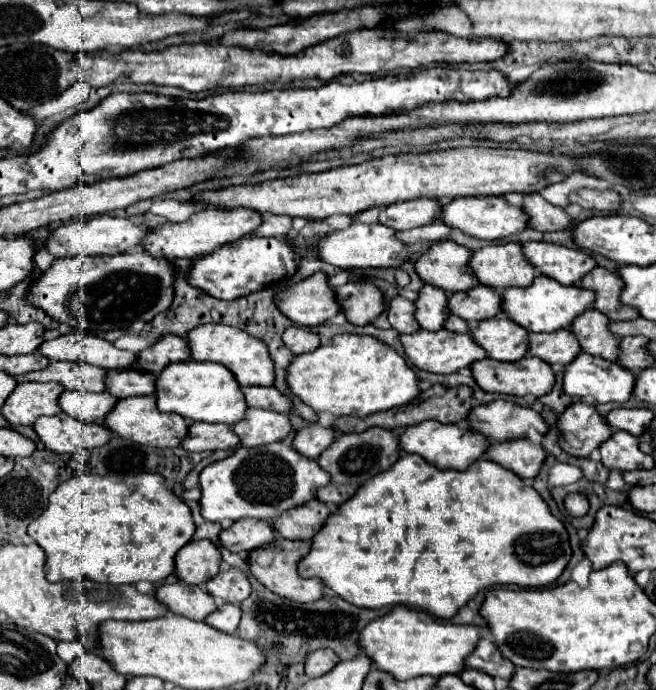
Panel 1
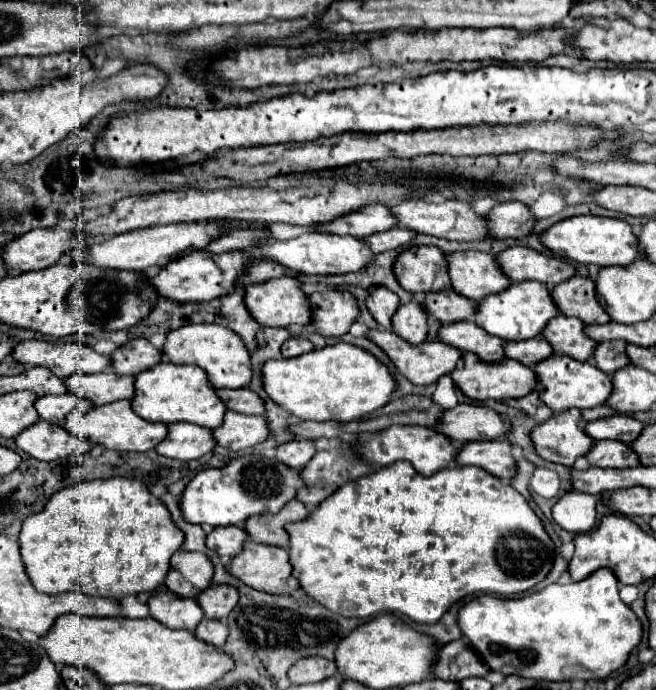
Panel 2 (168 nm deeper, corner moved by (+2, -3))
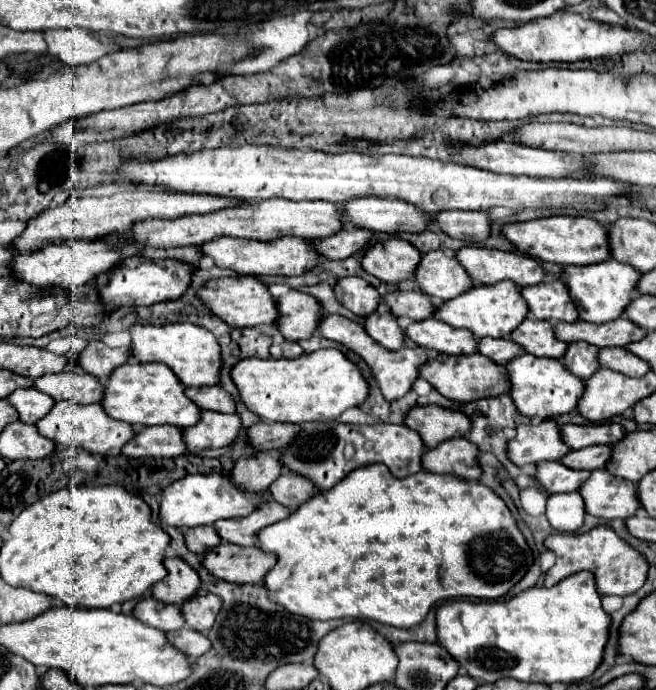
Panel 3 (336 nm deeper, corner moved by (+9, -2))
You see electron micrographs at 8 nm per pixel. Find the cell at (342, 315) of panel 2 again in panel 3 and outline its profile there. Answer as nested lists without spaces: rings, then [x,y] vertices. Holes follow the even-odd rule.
[[[289,291],[287,295],[279,297],[277,305],[279,319],[275,321],[275,325],[289,341],[309,339],[323,319],[323,309],[319,301],[301,291]]]

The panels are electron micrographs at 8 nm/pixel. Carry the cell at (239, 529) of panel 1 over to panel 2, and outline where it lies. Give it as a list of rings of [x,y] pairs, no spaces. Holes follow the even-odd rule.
[[[220,526],[206,536],[206,546],[220,556],[234,556],[240,554],[246,540],[248,534],[242,530],[242,526]]]

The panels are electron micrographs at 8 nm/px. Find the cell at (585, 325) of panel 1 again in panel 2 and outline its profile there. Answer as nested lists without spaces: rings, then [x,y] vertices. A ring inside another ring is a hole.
[[[558,316],[552,318],[540,336],[552,346],[554,354],[566,354],[576,360],[590,360],[596,342],[590,342],[586,334],[582,334],[582,322],[578,318]]]

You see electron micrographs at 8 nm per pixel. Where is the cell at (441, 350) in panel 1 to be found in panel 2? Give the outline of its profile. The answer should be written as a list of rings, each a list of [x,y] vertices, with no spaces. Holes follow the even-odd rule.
[[[368,330],[364,334],[368,340],[372,340],[376,346],[380,346],[388,358],[392,360],[392,364],[396,366],[396,370],[406,376],[412,384],[416,386],[426,386],[426,384],[434,384],[440,376],[448,374],[450,370],[454,370],[458,358],[462,356],[460,350],[454,350],[454,346],[448,346],[444,342],[422,342],[418,346],[410,346],[408,342],[402,342],[402,338],[398,338],[394,332],[390,330]]]

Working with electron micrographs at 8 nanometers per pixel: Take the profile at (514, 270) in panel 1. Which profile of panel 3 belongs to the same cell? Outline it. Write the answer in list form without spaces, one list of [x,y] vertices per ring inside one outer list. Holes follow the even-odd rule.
[[[429,251],[421,257],[415,283],[423,293],[437,301],[449,301],[451,297],[457,297],[473,287],[471,277],[463,271],[463,265],[455,261],[453,253],[445,251]]]

